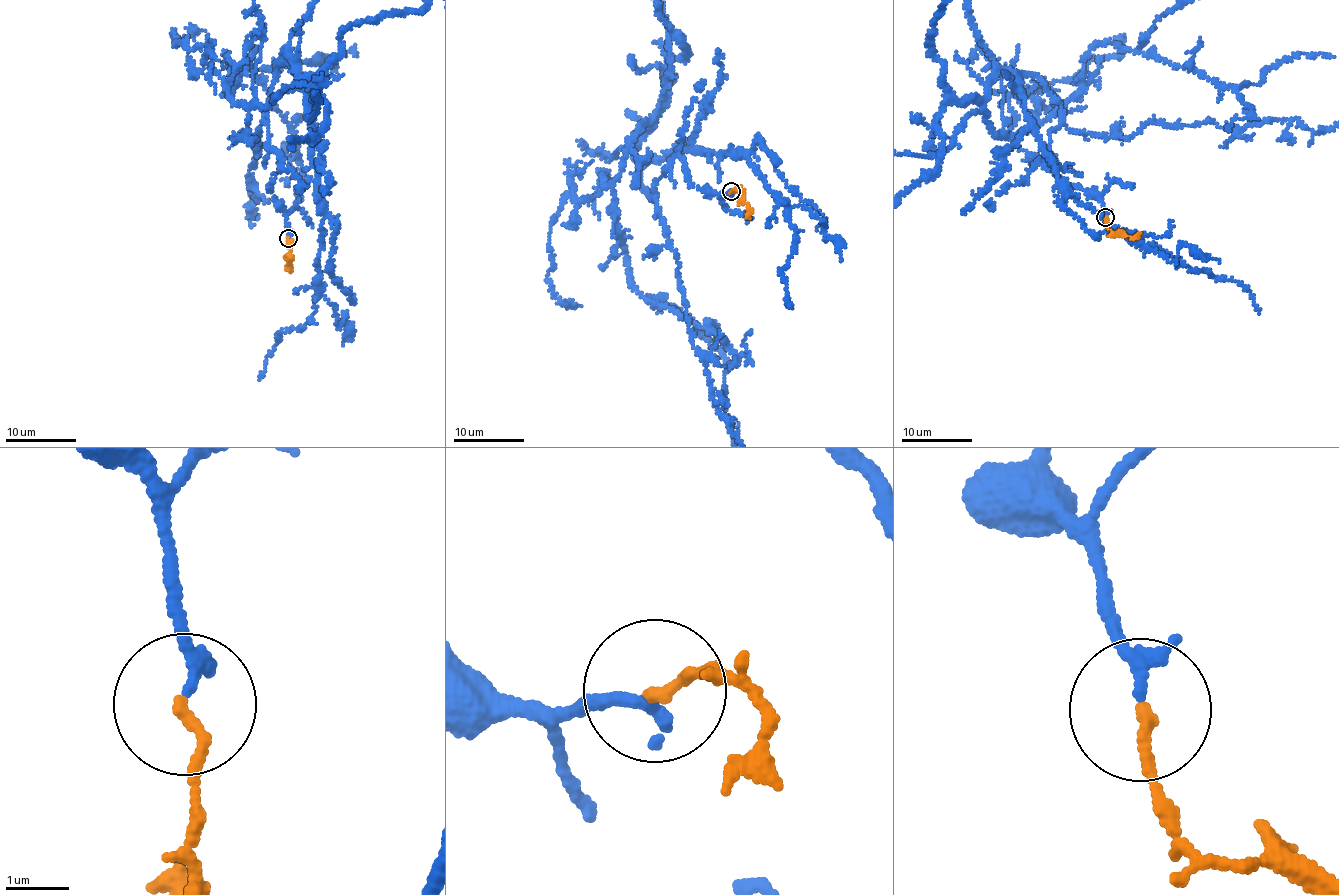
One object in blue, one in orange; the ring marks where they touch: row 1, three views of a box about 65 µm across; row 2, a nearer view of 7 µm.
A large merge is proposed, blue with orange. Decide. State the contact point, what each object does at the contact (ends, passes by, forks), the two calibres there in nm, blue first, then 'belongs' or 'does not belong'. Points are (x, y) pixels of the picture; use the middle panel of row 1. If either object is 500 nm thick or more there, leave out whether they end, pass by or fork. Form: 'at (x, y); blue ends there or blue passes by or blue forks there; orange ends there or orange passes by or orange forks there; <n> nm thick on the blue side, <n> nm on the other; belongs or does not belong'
at (731, 191); blue passes by; orange ends there; 150 nm thick on the blue side, 170 nm on the other; belongs

